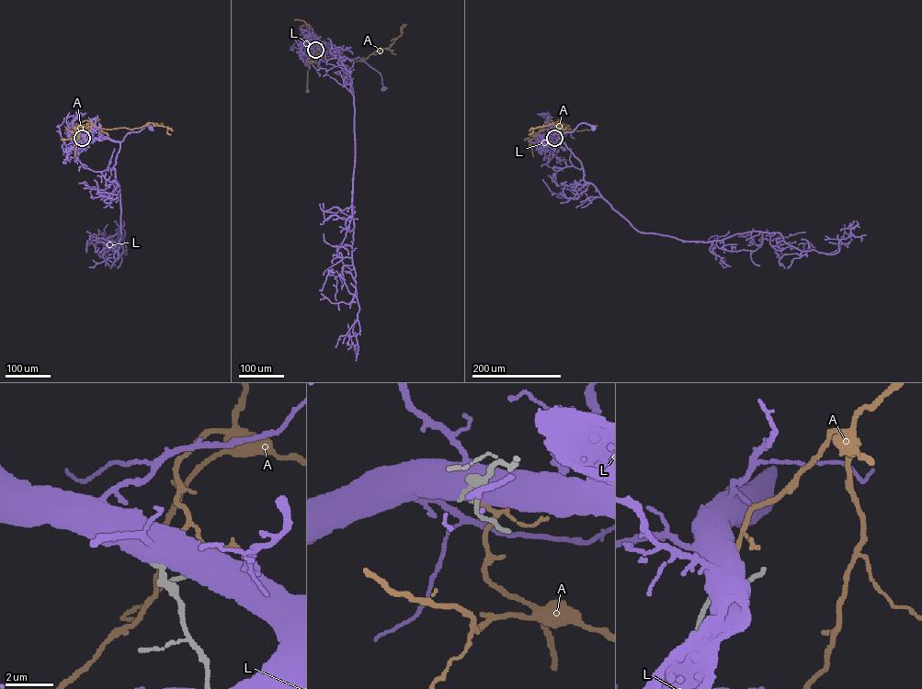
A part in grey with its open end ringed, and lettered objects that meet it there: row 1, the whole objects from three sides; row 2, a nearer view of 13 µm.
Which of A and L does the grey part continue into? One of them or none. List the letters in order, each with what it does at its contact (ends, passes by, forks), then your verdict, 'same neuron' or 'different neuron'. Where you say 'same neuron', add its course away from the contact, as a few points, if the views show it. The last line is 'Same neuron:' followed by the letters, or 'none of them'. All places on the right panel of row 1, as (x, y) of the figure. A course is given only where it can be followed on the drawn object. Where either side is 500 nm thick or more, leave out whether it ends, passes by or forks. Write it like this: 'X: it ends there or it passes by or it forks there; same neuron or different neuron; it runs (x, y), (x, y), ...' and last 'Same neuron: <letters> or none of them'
A: it ends there; same neuron; it runs (554, 138), (559, 128), (582, 130), (596, 126)
L: different neuron
Same neuron: A

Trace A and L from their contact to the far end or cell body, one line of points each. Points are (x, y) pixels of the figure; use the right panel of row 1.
A: (554, 138), (559, 128), (582, 130), (596, 126)
L: (553, 138), (561, 137), (581, 163), (584, 180), (592, 184), (611, 207), (636, 230), (696, 242)

